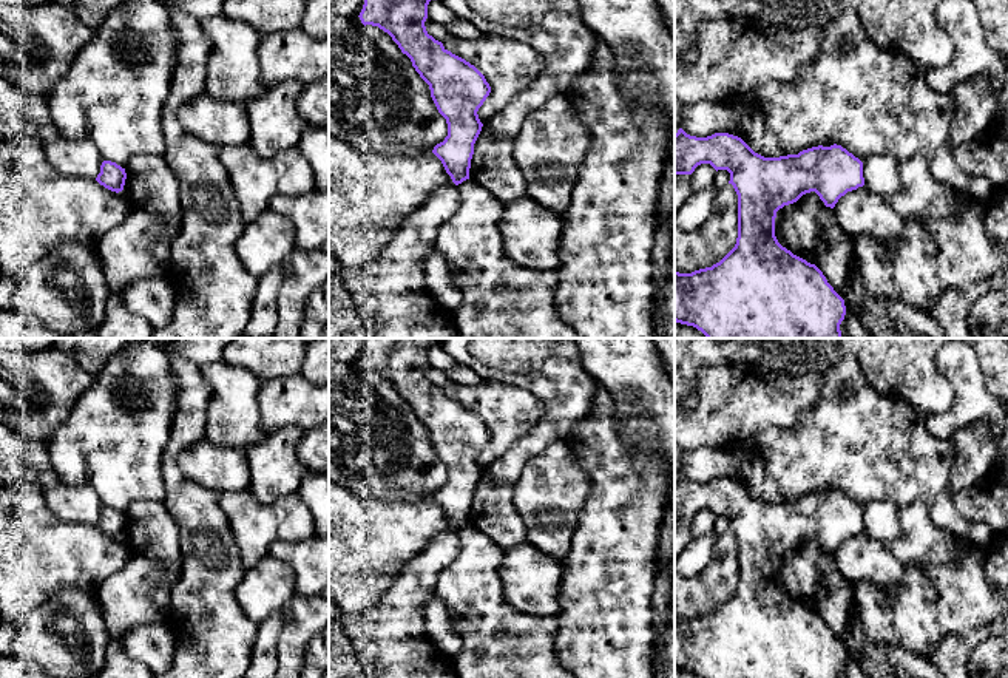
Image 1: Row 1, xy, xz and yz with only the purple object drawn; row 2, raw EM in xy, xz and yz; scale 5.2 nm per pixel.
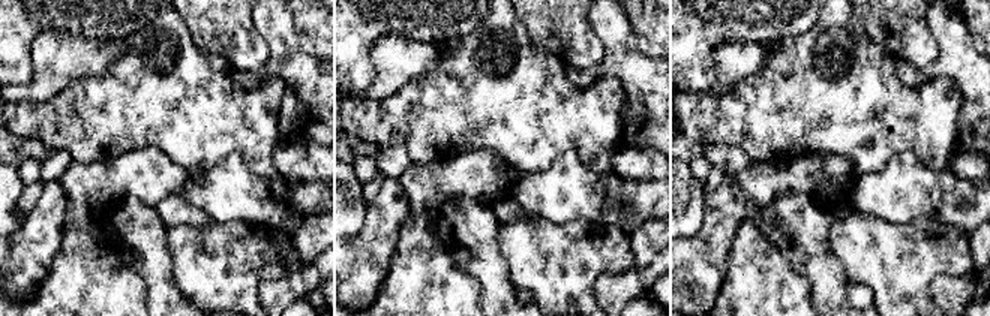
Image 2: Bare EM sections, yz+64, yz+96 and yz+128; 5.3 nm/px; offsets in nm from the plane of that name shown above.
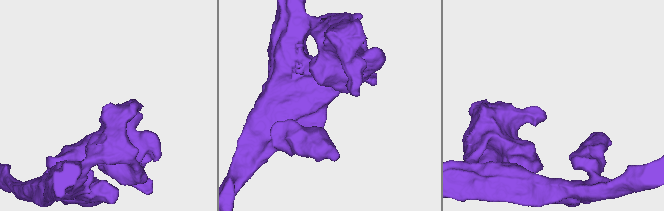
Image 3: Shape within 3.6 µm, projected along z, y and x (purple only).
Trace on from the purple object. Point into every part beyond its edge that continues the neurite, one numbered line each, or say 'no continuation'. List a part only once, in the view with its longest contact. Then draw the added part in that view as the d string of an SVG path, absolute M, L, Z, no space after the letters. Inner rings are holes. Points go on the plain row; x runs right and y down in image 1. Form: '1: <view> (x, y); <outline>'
no continuation

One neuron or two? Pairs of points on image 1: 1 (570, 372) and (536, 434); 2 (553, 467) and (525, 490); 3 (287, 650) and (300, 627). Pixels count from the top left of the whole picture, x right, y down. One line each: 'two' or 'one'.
1: one
2: one
3: one

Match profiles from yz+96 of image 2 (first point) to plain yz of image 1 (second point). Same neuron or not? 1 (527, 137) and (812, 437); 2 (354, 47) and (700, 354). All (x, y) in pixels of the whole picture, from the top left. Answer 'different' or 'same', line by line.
1: same
2: same

